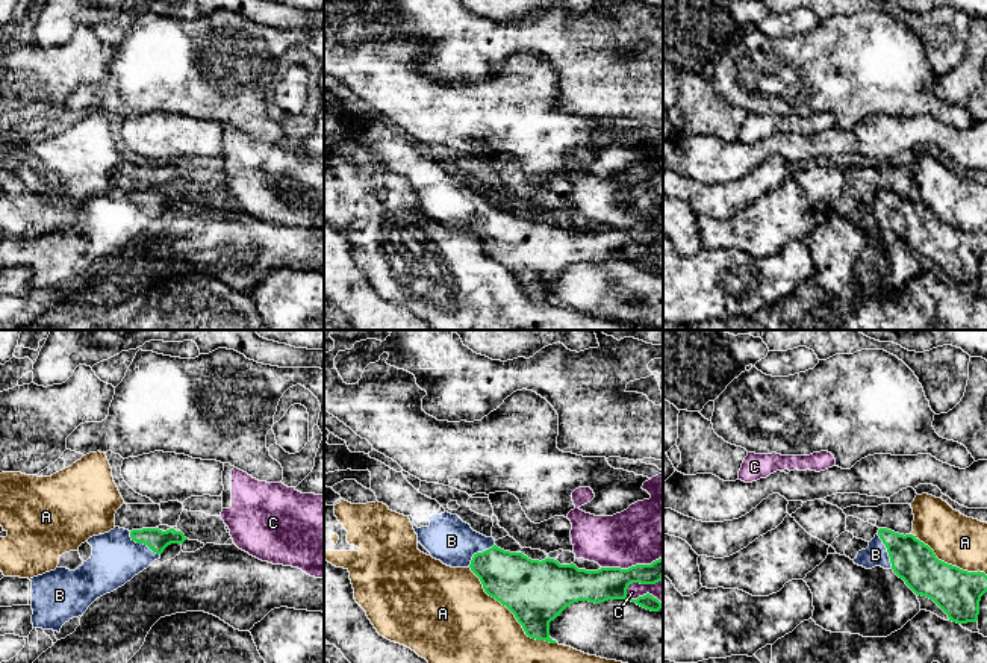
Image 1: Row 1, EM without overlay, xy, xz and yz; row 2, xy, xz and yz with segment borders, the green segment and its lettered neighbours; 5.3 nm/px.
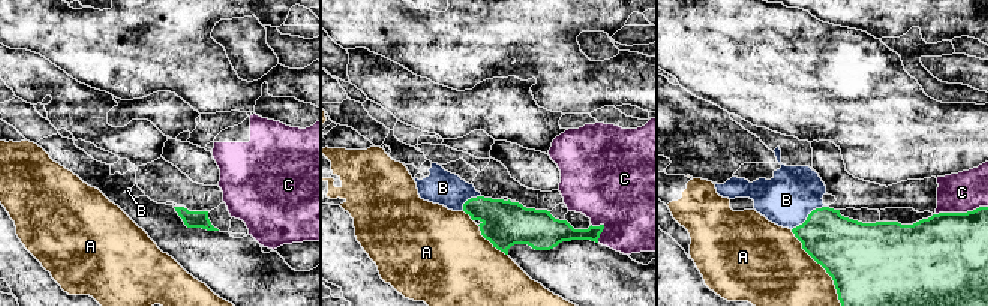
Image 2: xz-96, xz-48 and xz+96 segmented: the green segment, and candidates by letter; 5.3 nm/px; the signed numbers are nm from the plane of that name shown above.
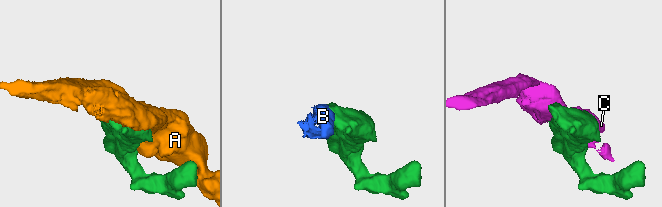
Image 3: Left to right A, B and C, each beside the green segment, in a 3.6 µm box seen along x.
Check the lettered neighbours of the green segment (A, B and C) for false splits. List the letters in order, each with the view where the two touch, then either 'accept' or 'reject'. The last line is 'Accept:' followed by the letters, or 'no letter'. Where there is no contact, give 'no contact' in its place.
A: meets green in xz; reject
B: meets green in xy; accept
C: meets green in xz; reject
Accept: B

